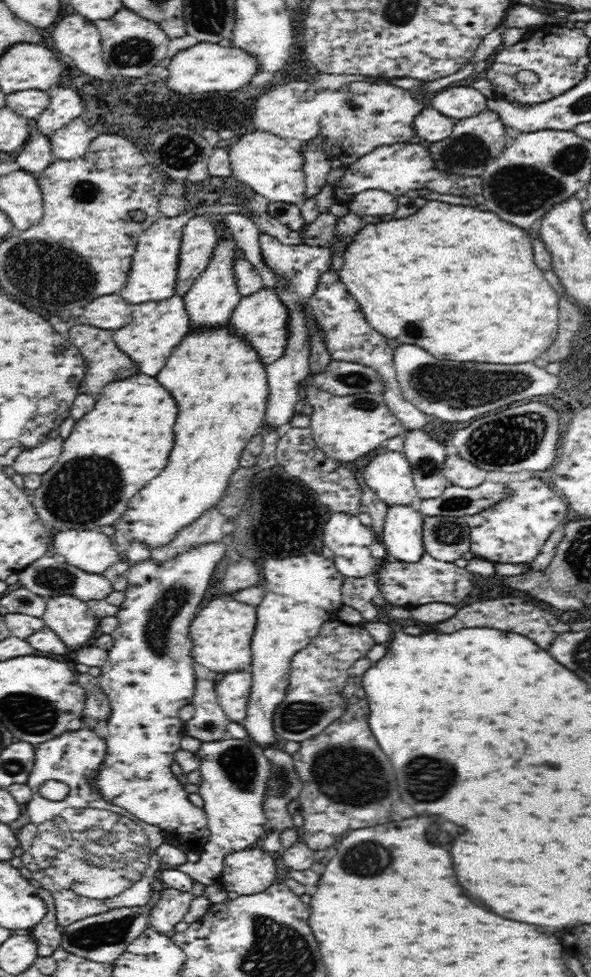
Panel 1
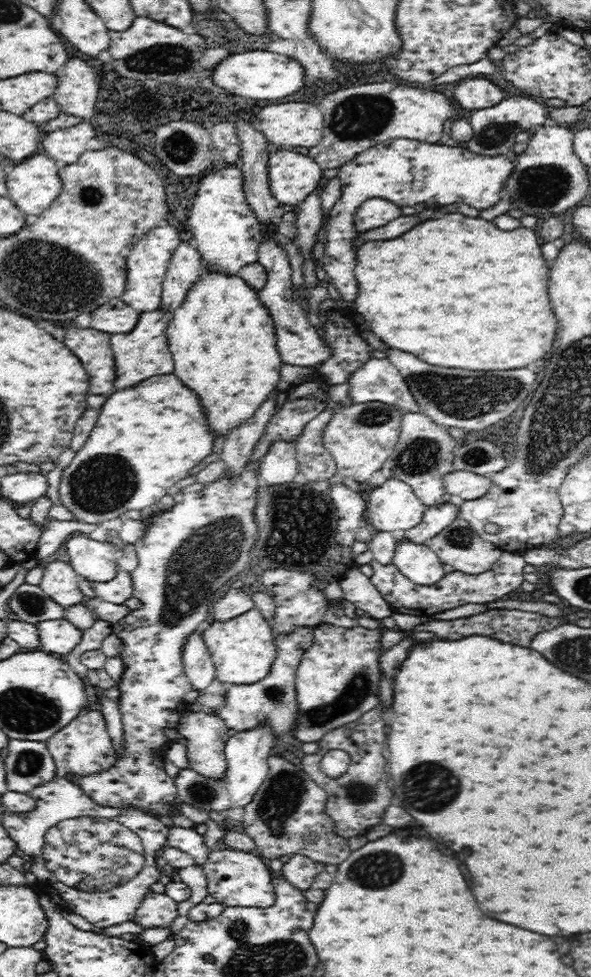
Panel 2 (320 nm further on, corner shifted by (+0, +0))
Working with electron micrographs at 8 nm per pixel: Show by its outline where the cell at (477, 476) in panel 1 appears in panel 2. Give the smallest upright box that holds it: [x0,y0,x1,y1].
[442,471,491,500]

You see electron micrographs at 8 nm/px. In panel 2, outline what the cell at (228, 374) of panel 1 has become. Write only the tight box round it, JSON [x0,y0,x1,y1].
[166,267,284,436]

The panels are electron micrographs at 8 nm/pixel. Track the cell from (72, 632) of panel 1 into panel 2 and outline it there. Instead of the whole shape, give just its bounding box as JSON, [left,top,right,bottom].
[39,557,85,608]

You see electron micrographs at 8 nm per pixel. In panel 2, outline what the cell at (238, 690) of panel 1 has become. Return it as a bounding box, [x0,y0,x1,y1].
[216,621,316,739]

